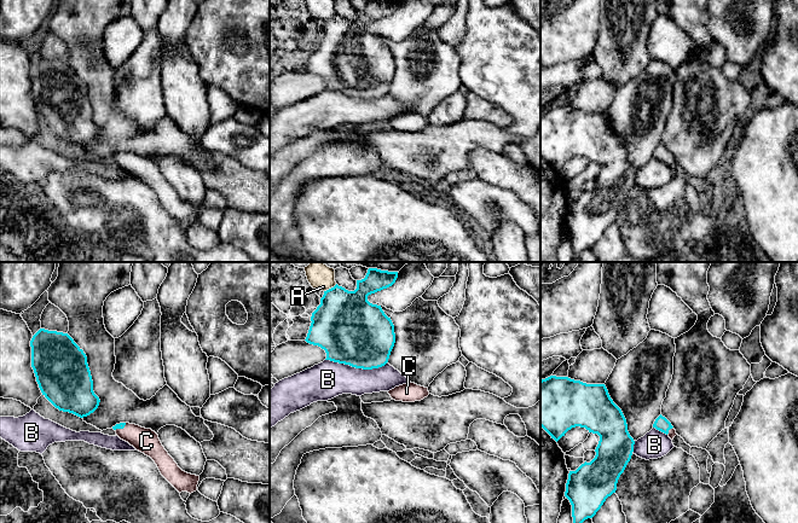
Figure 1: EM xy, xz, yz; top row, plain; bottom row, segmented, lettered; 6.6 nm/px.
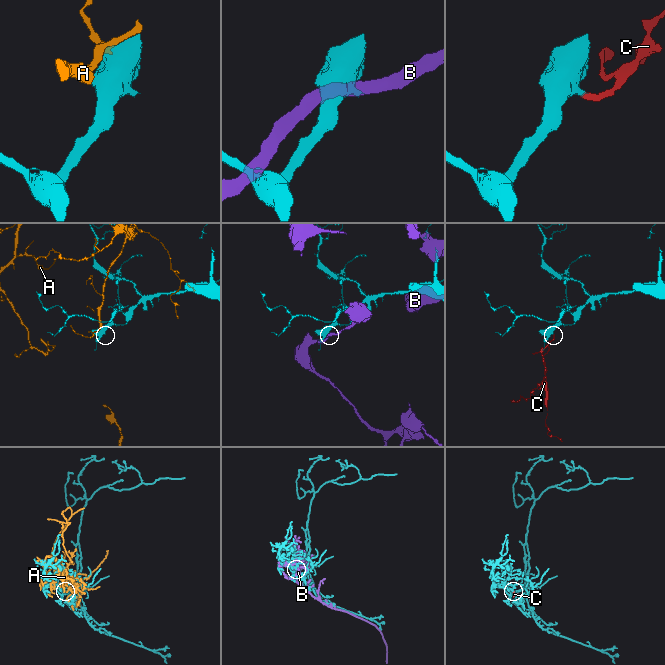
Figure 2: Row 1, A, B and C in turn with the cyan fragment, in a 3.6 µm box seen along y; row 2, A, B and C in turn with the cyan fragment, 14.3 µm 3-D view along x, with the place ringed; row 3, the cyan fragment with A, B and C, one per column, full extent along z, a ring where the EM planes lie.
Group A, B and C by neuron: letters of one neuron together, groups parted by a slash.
A / B / C

